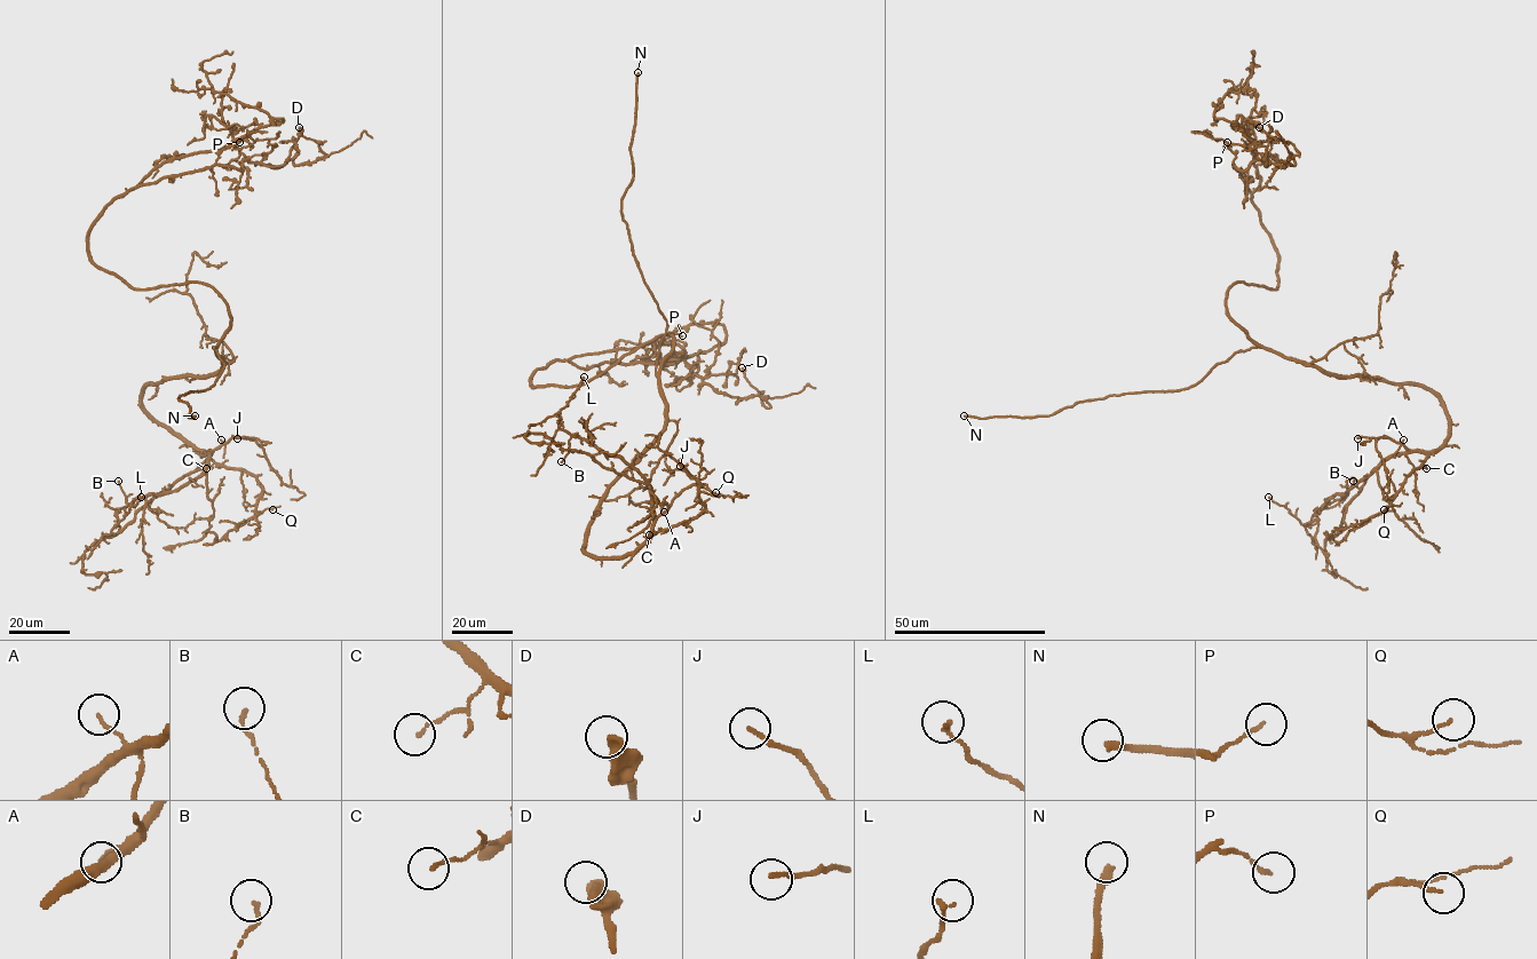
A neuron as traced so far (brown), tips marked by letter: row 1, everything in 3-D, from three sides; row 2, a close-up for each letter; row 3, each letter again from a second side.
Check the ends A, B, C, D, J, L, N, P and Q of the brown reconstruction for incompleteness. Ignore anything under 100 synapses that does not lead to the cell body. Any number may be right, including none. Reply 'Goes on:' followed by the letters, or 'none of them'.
Goes on: N

